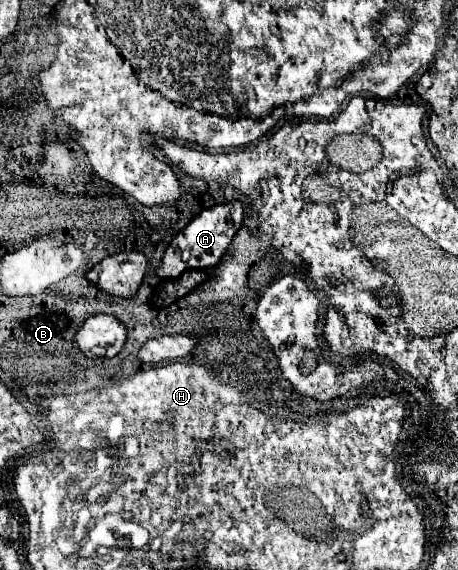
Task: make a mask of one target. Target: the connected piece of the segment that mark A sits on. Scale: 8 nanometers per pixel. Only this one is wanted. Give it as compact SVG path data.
M229 201L201 211L167 247L163 255L163 265L157 269L159 277L179 277L187 269L203 269L217 265L229 249L235 233L243 227L243 219L245 211L241 201Z

